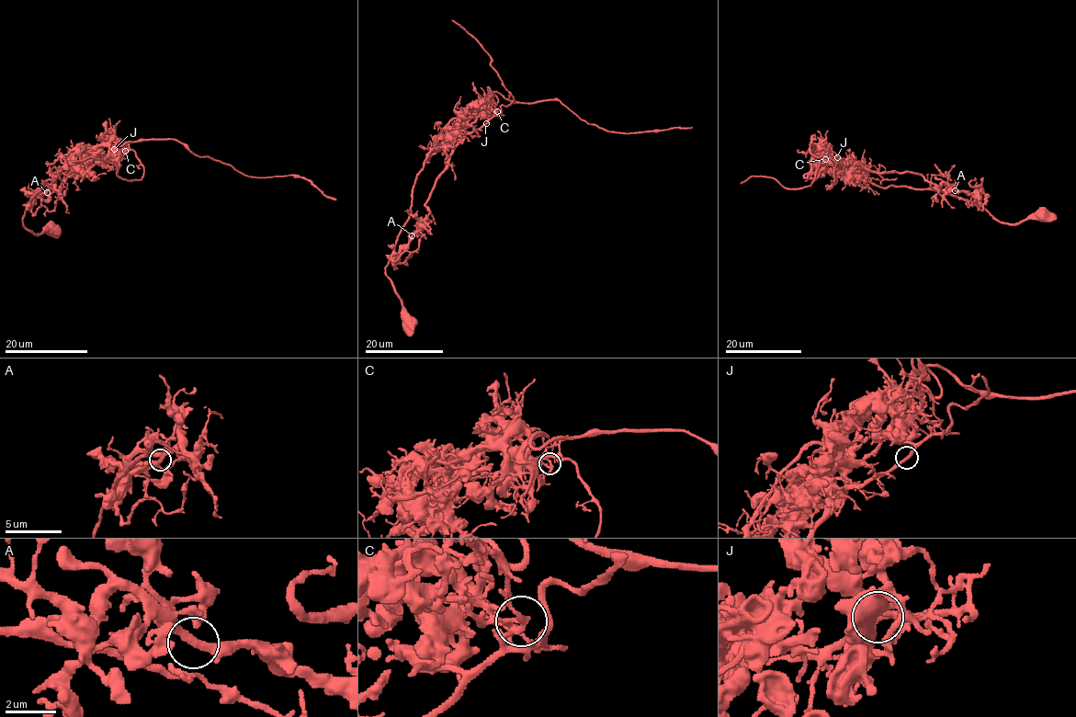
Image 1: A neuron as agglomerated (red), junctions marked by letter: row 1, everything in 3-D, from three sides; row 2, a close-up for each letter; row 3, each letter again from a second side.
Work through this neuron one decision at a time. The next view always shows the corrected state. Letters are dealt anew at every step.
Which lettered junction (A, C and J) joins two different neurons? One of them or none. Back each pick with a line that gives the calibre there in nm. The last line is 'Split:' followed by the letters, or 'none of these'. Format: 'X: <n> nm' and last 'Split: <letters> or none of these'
C: 200 nm
Split: C

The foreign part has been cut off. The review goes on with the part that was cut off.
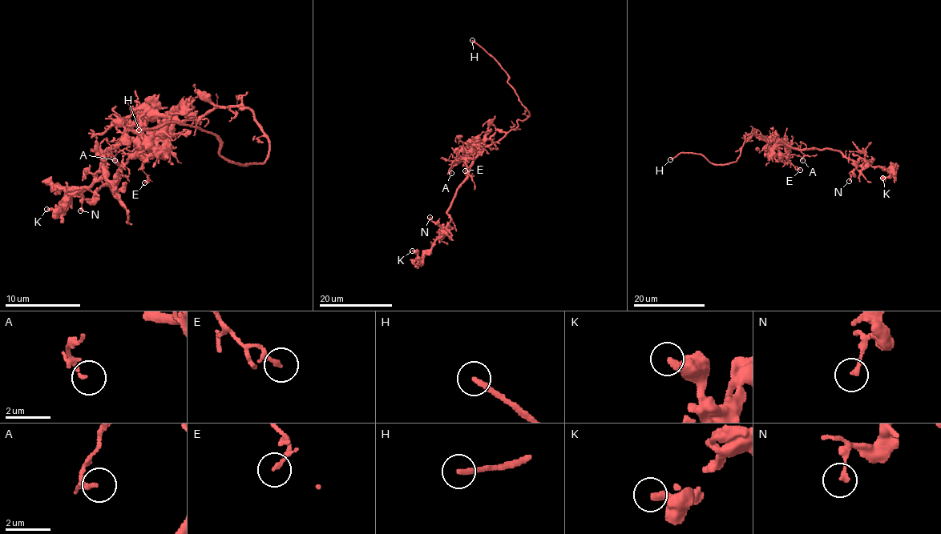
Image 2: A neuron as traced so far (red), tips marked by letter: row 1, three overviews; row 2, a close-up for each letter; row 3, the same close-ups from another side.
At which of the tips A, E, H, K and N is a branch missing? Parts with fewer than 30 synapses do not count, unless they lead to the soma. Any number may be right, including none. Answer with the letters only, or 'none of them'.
H

